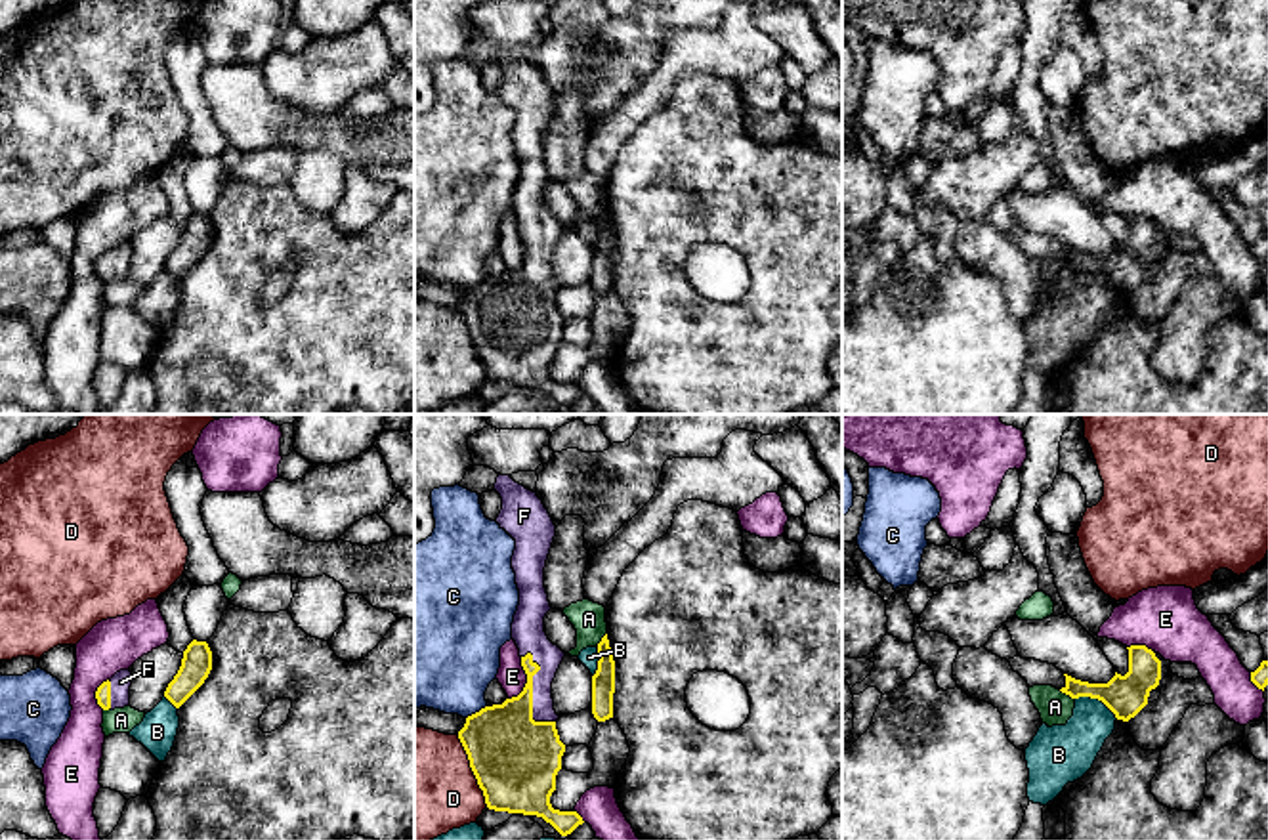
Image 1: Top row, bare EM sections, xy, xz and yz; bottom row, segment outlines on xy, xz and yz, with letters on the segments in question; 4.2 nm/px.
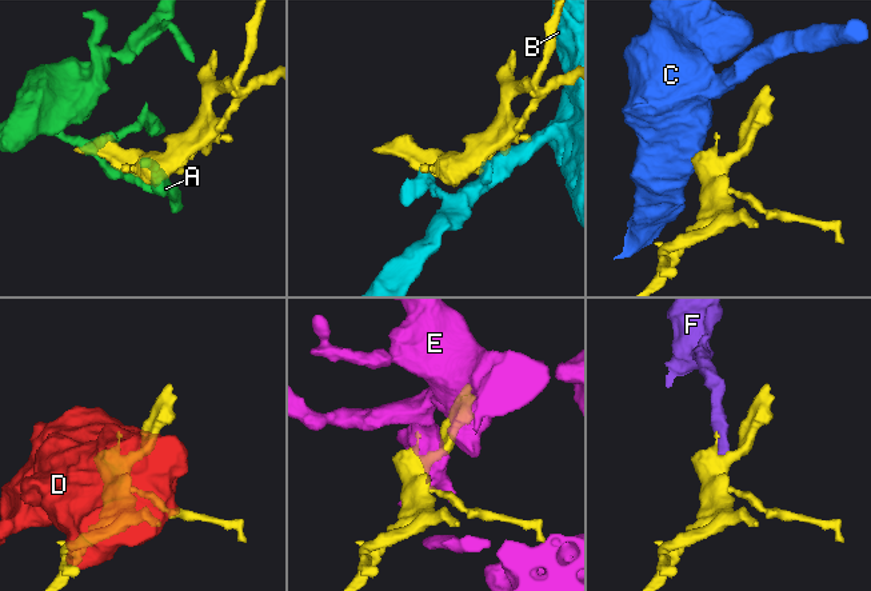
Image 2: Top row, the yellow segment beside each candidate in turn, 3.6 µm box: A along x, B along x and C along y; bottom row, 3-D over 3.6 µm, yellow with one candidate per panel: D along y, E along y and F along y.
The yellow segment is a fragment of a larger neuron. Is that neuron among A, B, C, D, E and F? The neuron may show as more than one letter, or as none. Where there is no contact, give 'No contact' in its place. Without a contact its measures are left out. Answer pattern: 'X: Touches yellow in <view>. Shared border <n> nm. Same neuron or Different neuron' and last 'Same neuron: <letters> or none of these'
A: Touches yellow in yz. Shared border 80 nm. Different neuron
B: Touches yellow in yz. Shared border 200 nm. Different neuron
C: Touches yellow in xz. Shared border 110 nm. Different neuron
D: Touches yellow in xz. Shared border 340 nm. Different neuron
E: Touches yellow in xz. Shared border 190 nm. Different neuron
F: Touches yellow in xz. Shared border 320 nm. Same neuron
Same neuron: F

